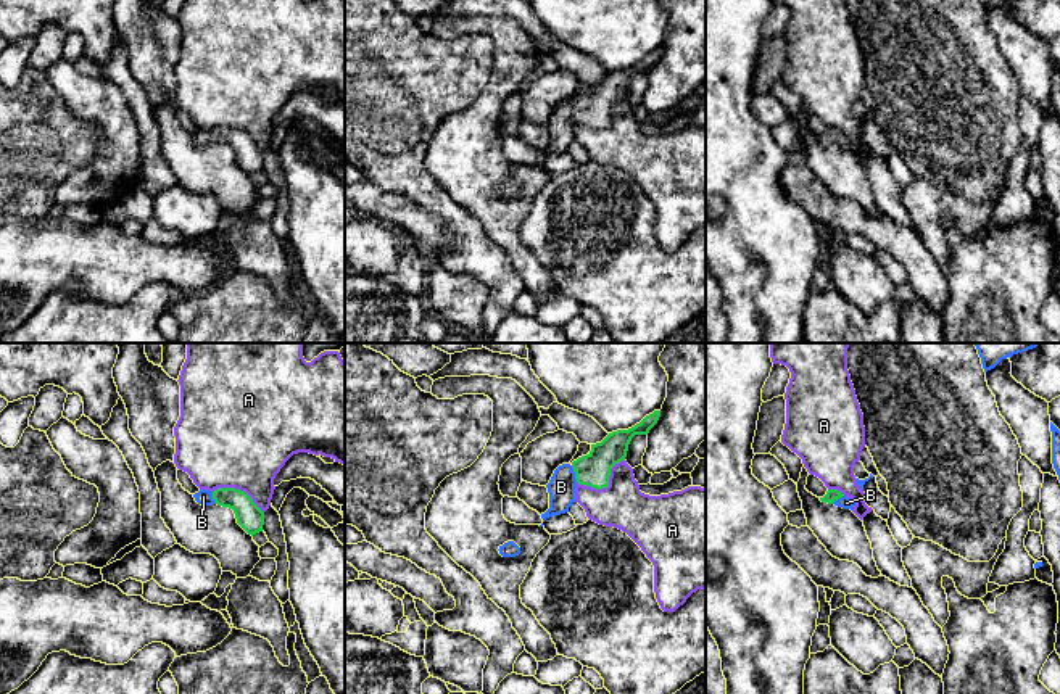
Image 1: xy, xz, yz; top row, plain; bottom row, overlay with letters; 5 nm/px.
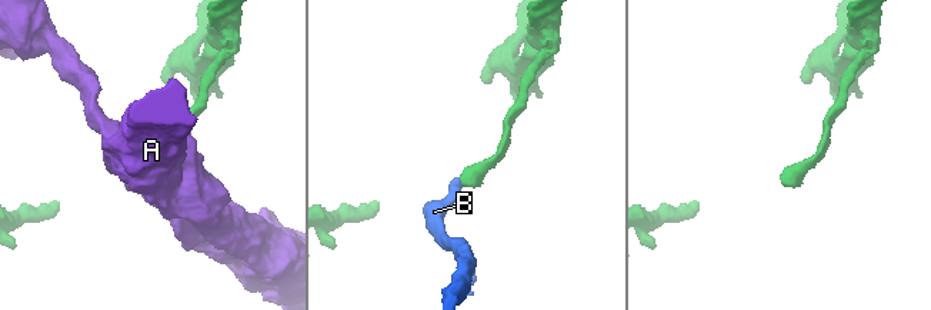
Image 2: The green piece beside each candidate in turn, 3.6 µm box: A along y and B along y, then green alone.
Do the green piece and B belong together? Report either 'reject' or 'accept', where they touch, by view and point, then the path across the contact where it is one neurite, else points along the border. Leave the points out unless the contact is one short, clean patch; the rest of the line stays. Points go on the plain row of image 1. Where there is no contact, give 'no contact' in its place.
accept; meets green in xz at (575, 113); runs through xz (593, 108), (575, 113), (561, 126)

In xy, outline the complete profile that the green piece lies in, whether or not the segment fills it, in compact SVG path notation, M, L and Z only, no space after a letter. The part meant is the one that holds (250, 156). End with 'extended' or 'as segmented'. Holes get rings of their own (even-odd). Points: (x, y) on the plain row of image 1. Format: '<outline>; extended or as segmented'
M235 127L200 129L193 137L201 145L217 143L232 148L237 163L251 176L263 171L264 151L245 130Z; extended

